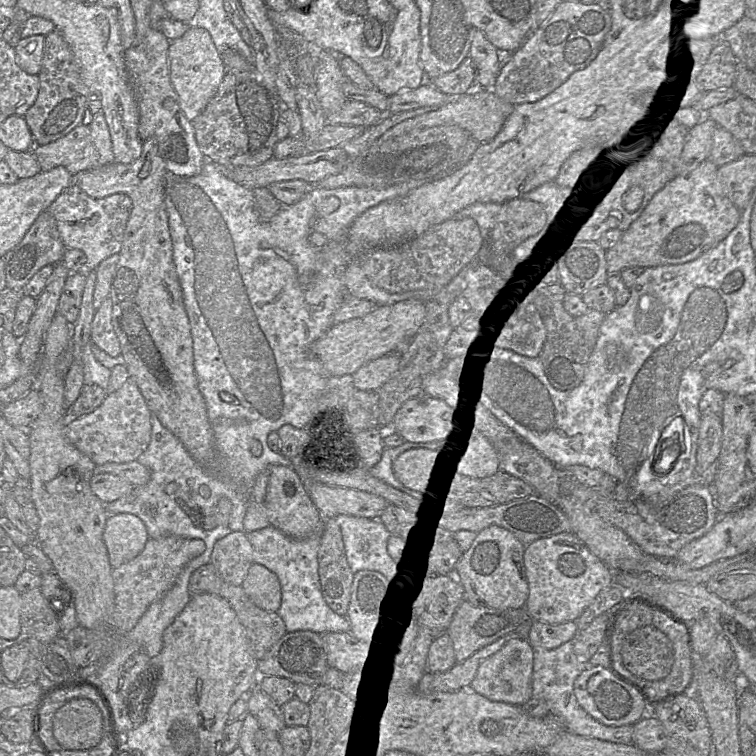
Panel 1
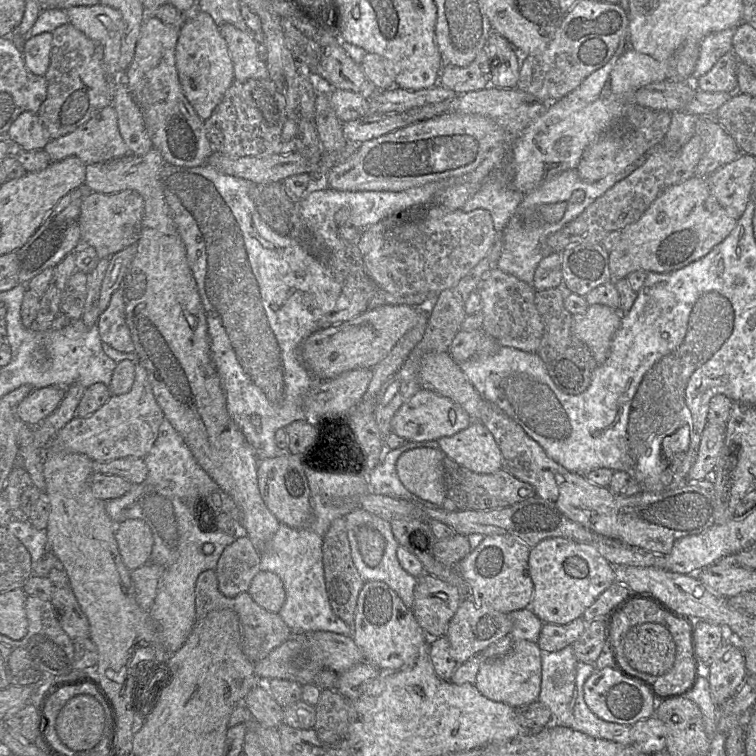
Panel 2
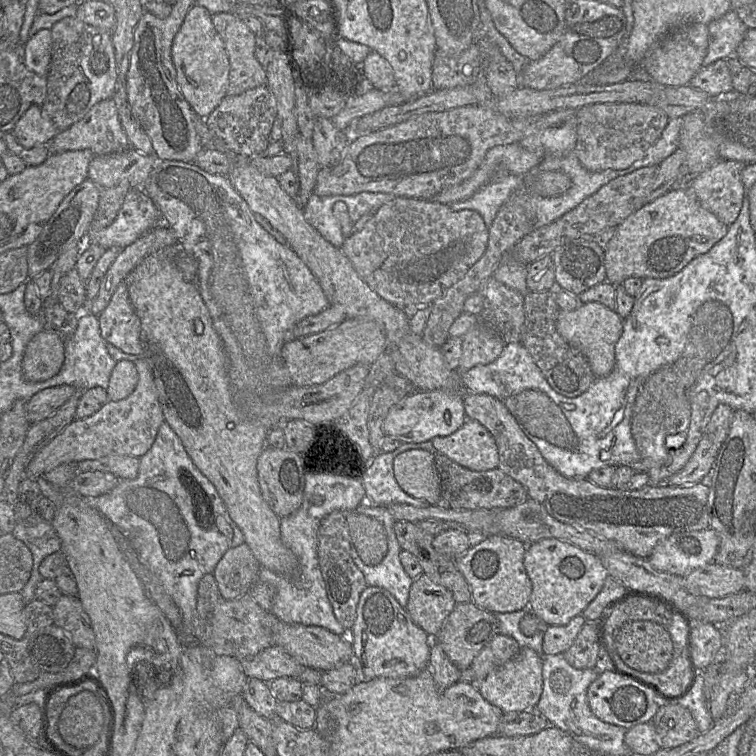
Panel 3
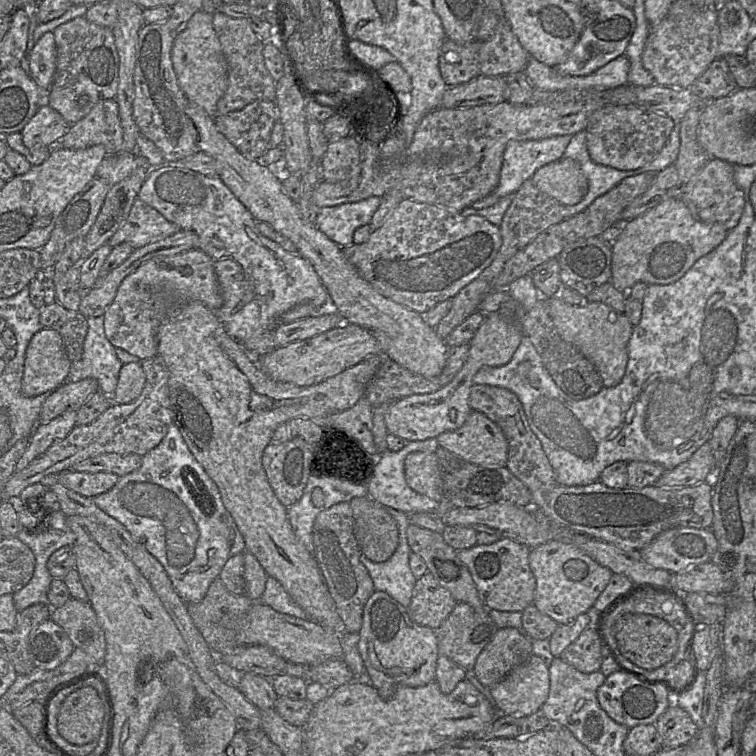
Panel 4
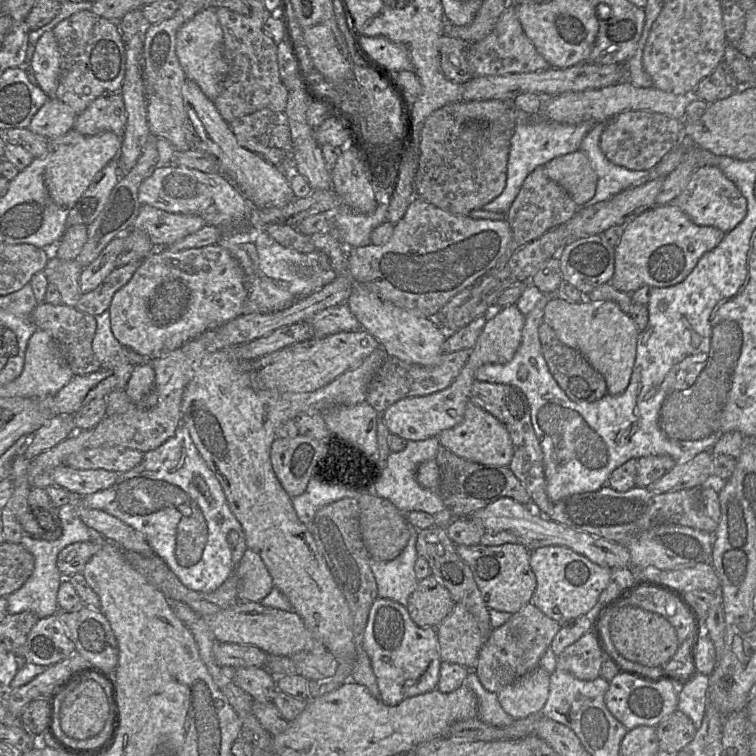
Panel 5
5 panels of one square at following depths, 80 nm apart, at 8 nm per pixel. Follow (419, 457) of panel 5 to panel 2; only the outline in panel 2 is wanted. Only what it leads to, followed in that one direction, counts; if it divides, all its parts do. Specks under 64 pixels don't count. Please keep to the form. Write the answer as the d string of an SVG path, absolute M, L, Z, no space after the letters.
M437 440L406 442L397 449L386 450L379 464L367 474L369 492L377 495L404 499L422 507L439 507L409 492L397 476L396 461L399 456L408 450L418 448L438 448L438 443Z

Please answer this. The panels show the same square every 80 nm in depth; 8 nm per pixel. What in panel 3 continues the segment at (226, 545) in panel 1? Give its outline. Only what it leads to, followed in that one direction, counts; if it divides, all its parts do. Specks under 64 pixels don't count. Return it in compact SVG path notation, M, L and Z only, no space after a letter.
M244 542L226 551L212 575L221 595L227 600L234 600L248 594L251 586L258 580L259 569L259 562Z

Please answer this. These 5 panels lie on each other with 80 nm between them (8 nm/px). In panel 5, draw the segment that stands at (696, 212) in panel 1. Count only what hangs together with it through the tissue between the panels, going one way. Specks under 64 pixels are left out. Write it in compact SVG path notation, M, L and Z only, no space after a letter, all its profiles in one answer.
M674 203L655 205L624 226L615 248L615 267L610 284L618 291L633 293L643 286L669 287L682 282L700 258L713 250L726 233L711 226L694 224Z

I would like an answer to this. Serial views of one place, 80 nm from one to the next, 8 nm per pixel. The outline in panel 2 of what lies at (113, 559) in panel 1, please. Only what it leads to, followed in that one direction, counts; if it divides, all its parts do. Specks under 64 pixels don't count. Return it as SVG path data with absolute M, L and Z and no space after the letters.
M127 519L114 524L114 537L122 561L130 571L150 561L153 535L144 521Z

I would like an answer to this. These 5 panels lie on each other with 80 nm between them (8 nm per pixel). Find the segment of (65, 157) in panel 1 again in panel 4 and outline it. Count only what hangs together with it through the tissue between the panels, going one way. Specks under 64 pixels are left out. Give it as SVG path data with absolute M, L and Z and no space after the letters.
M115 98L98 101L90 112L71 124L57 147L84 149L103 145L107 154L123 151L123 129Z

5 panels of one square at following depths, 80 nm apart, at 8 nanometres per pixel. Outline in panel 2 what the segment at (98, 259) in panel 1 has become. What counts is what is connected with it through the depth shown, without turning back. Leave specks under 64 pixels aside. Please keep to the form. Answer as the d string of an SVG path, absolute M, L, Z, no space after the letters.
M127 189L113 194L88 191L79 216L81 241L95 248L98 257L110 258L129 245L136 243L142 229L144 201L135 190Z

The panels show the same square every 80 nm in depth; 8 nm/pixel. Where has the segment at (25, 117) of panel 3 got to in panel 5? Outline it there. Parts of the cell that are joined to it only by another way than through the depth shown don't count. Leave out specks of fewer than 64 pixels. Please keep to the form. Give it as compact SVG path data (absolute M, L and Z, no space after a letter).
M50 97L32 117L28 129L50 140L70 131L76 117L77 114L69 105Z

